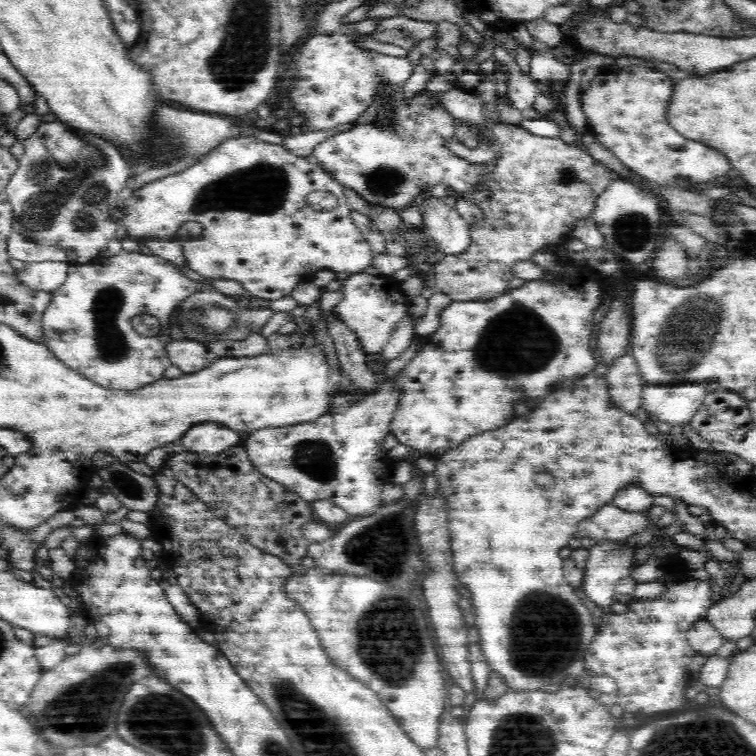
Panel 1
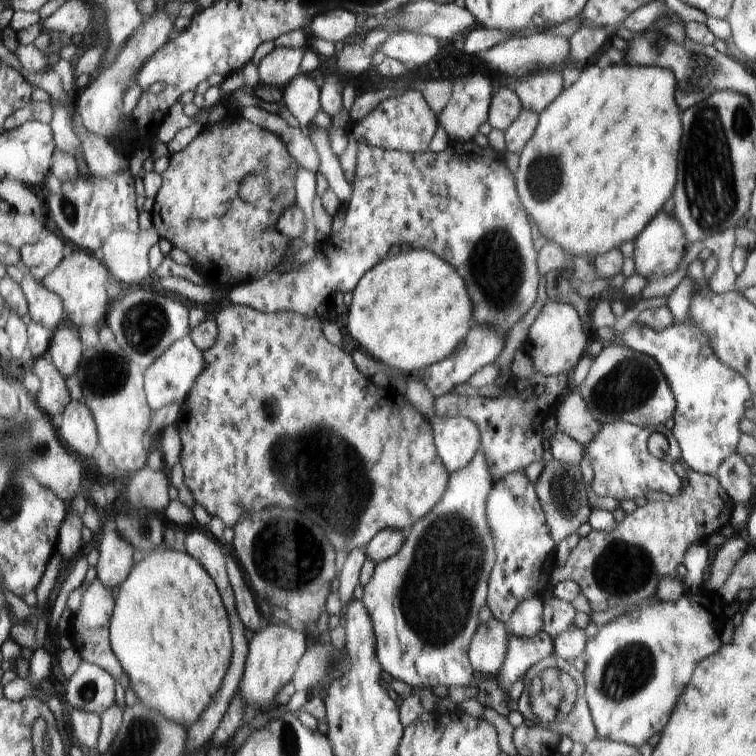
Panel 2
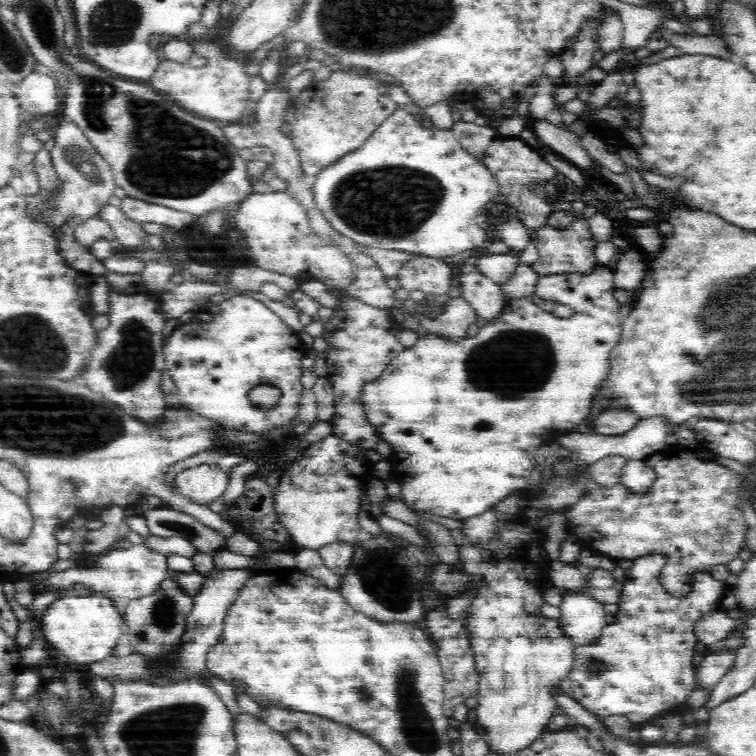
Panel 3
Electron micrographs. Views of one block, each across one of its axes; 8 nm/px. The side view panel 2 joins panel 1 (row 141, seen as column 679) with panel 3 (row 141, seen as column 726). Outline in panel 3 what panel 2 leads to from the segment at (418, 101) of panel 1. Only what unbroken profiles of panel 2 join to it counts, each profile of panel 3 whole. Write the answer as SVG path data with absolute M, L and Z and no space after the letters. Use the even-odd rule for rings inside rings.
M399 107L391 114L363 143L363 146L356 151L350 152L339 158L338 162L332 163L325 170L322 170L318 177L310 182L313 196L318 205L318 211L322 213L324 218L332 225L335 231L338 231L342 236L349 238L356 244L367 246L367 248L382 248L386 250L406 251L413 254L425 254L426 256L446 257L454 256L459 252L468 252L468 250L482 249L489 240L486 232L478 227L478 221L481 219L481 214L486 208L486 205L491 202L498 194L502 193L502 189L498 186L498 182L494 179L494 175L490 173L486 164L483 161L478 161L478 158L472 157L468 152L460 147L460 143L454 137L451 129L437 129L422 127L416 117L408 111L399 109Z

